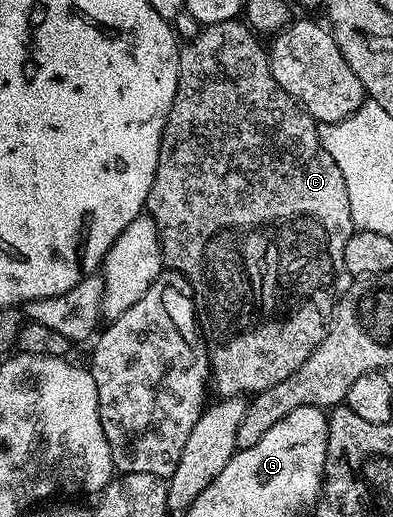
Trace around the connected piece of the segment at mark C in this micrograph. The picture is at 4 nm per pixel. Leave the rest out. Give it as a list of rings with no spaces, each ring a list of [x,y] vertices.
[[[232,18],[219,24],[201,26],[197,33],[180,47],[181,59],[179,60],[179,76],[177,77],[175,100],[171,104],[169,119],[165,121],[163,136],[159,144],[159,160],[155,168],[155,180],[151,184],[151,192],[145,201],[145,210],[148,217],[152,218],[155,228],[161,237],[161,256],[164,265],[168,269],[176,270],[177,273],[184,276],[189,282],[189,287],[193,290],[193,304],[197,312],[197,325],[201,328],[201,337],[204,338],[205,347],[209,353],[211,390],[212,393],[217,393],[217,396],[221,398],[236,398],[238,396],[260,394],[261,391],[271,388],[283,380],[287,380],[287,376],[291,376],[291,372],[298,370],[303,364],[303,360],[307,360],[307,356],[311,351],[328,336],[329,323],[334,310],[337,308],[337,303],[349,291],[351,285],[351,276],[347,272],[347,264],[343,264],[343,248],[347,248],[347,240],[355,233],[355,227],[351,220],[351,200],[347,200],[347,184],[343,184],[343,172],[339,172],[339,164],[335,164],[335,160],[331,160],[331,152],[327,152],[327,148],[323,148],[323,144],[319,140],[319,132],[317,131],[319,123],[317,119],[312,118],[290,94],[283,92],[283,88],[279,88],[279,84],[269,67],[269,56],[266,47],[263,45],[263,42],[261,46],[260,41],[262,42],[262,39],[258,37],[252,26],[237,18]]]

